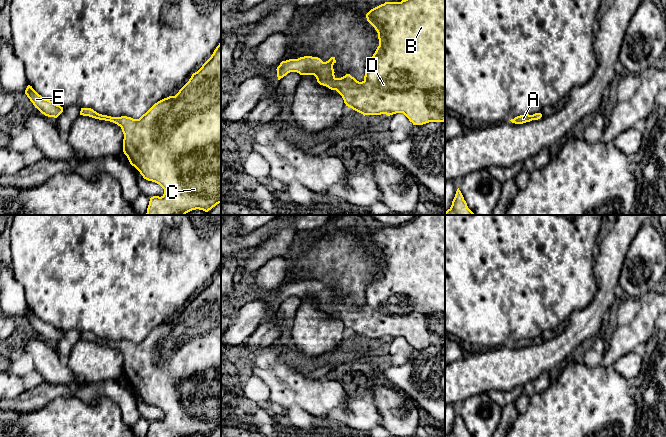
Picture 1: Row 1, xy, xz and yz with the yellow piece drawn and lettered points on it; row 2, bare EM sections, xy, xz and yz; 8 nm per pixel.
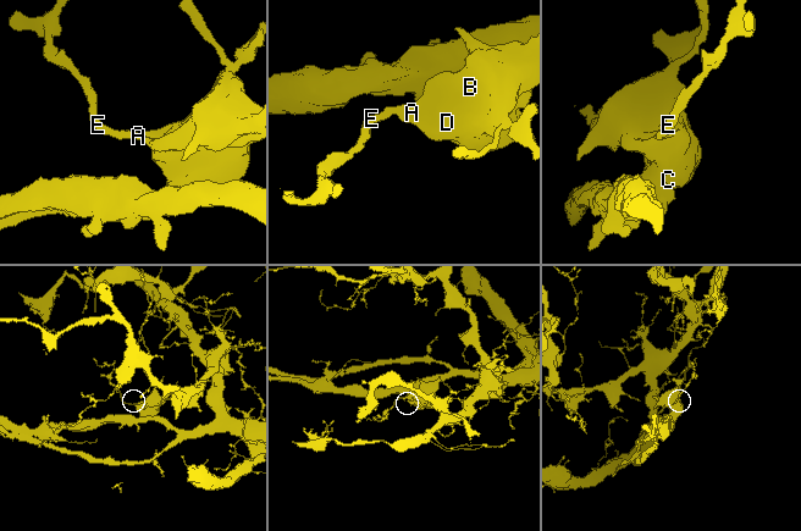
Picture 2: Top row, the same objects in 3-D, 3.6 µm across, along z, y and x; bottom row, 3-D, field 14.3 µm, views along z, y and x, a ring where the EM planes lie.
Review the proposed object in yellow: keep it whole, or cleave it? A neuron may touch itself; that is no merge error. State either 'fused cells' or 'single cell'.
single cell

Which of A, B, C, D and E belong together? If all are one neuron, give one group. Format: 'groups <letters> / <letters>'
groups A B C D E

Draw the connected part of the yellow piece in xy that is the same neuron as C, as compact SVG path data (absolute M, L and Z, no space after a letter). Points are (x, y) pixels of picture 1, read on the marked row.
M221 42L175 96L158 101L139 119L102 115L91 108L81 108L80 115L120 126L124 134L123 152L130 164L144 179L164 189L161 197L150 198L146 215L185 215L196 209L208 212L221 203Z

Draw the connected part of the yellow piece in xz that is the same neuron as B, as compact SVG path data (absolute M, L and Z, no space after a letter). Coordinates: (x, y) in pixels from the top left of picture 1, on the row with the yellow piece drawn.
M402 0L385 2L366 14L367 21L378 33L379 46L366 65L362 82L350 74L341 78L334 75L335 57L323 62L318 57L304 56L282 61L277 67L278 80L290 72L314 75L320 85L336 90L346 106L365 115L388 116L403 113L413 125L445 121L445 0Z

